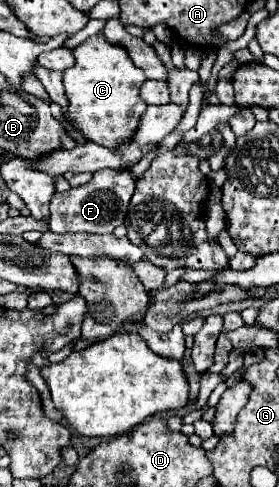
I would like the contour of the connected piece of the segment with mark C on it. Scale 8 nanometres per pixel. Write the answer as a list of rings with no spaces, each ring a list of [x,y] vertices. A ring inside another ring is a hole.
[[[103,32],[87,38],[73,50],[75,66],[63,72],[63,86],[69,98],[69,114],[67,118],[75,124],[77,130],[85,134],[87,140],[115,148],[127,140],[131,140],[139,116],[145,112],[147,104],[139,96],[139,88],[147,80],[143,70],[139,70],[127,50],[123,46],[115,46],[115,42],[107,42]]]

